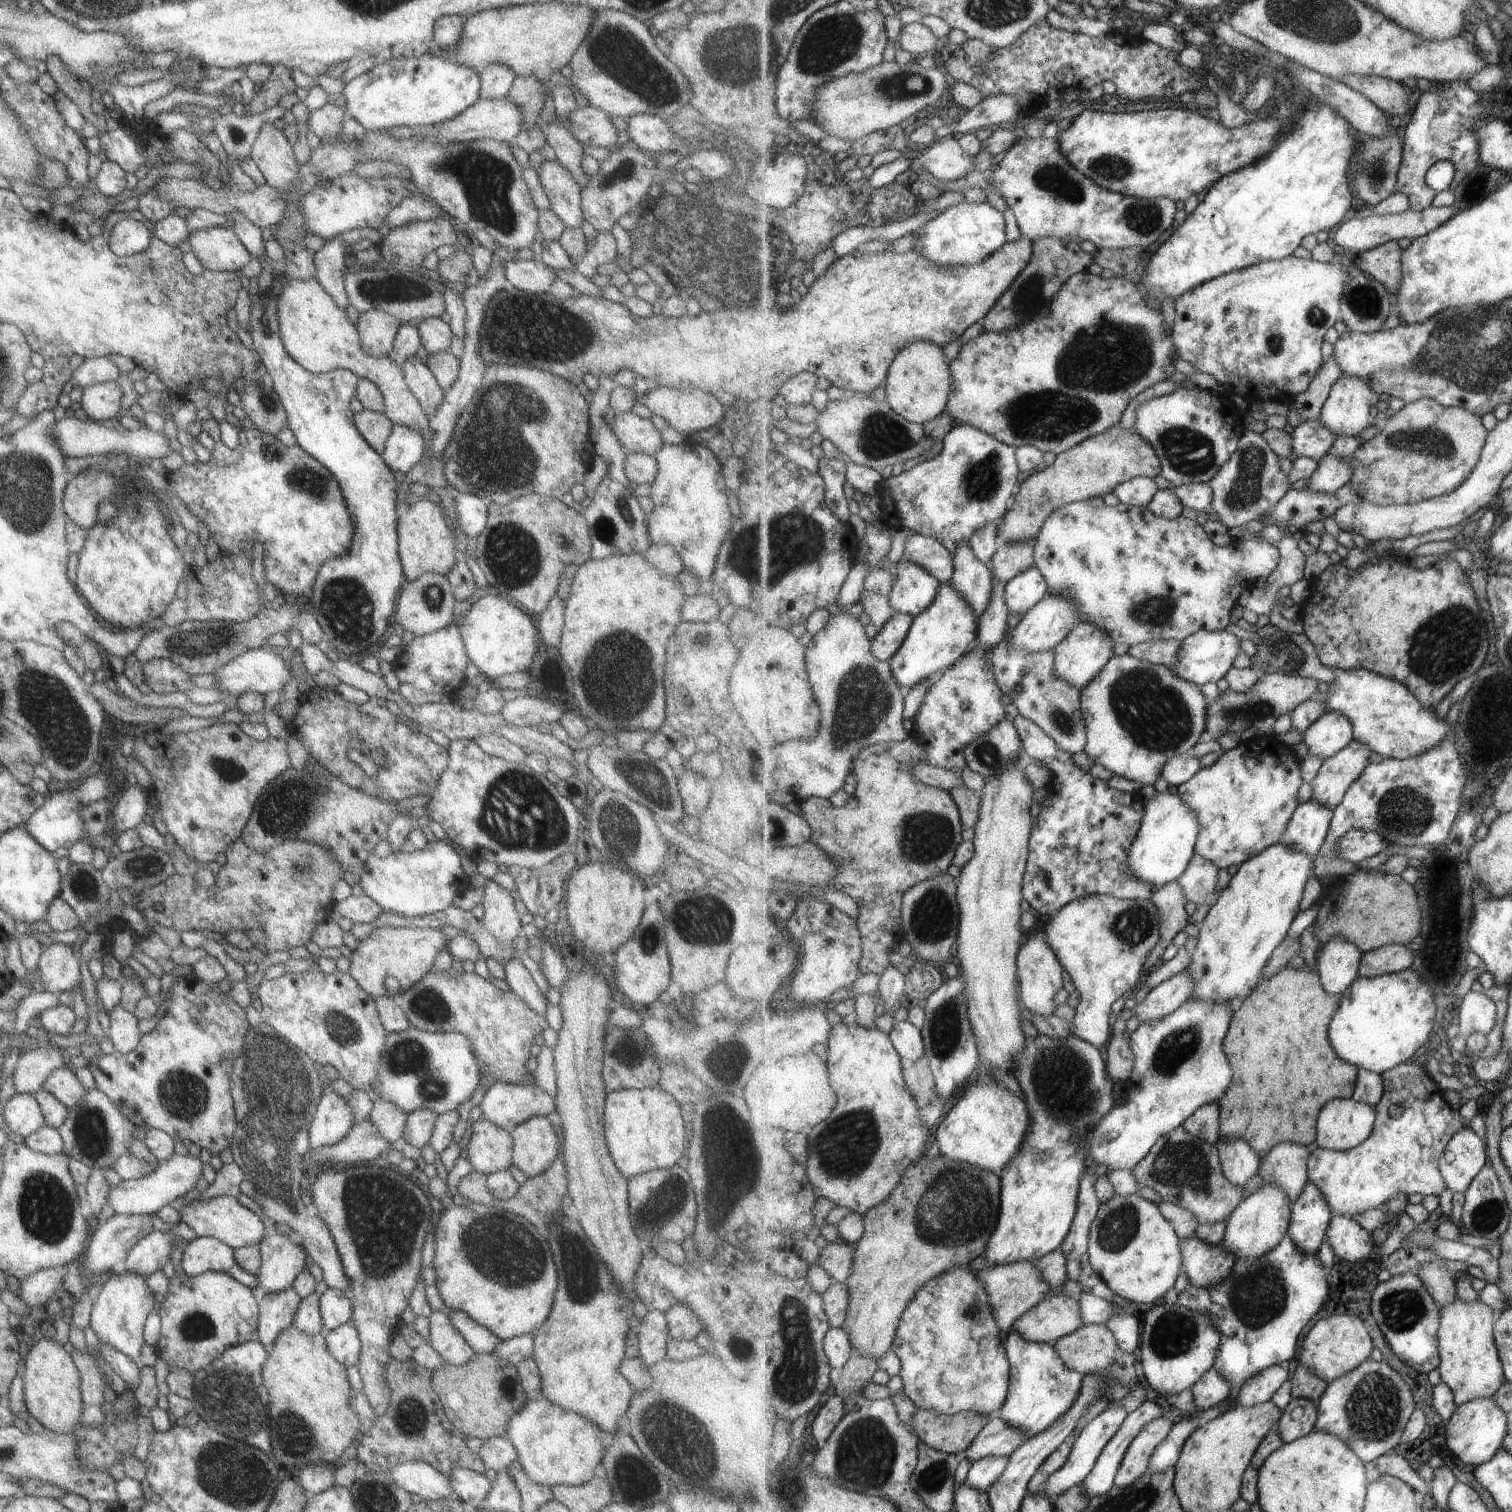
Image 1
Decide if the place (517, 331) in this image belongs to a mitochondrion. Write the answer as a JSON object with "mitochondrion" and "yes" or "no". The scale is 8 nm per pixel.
{"mitochondrion":"yes"}

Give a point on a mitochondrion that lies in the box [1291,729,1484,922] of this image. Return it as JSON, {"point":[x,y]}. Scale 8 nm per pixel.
{"point":[1402,809]}

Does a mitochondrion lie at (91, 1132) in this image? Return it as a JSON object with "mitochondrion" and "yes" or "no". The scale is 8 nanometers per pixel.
{"mitochondrion":"yes"}

